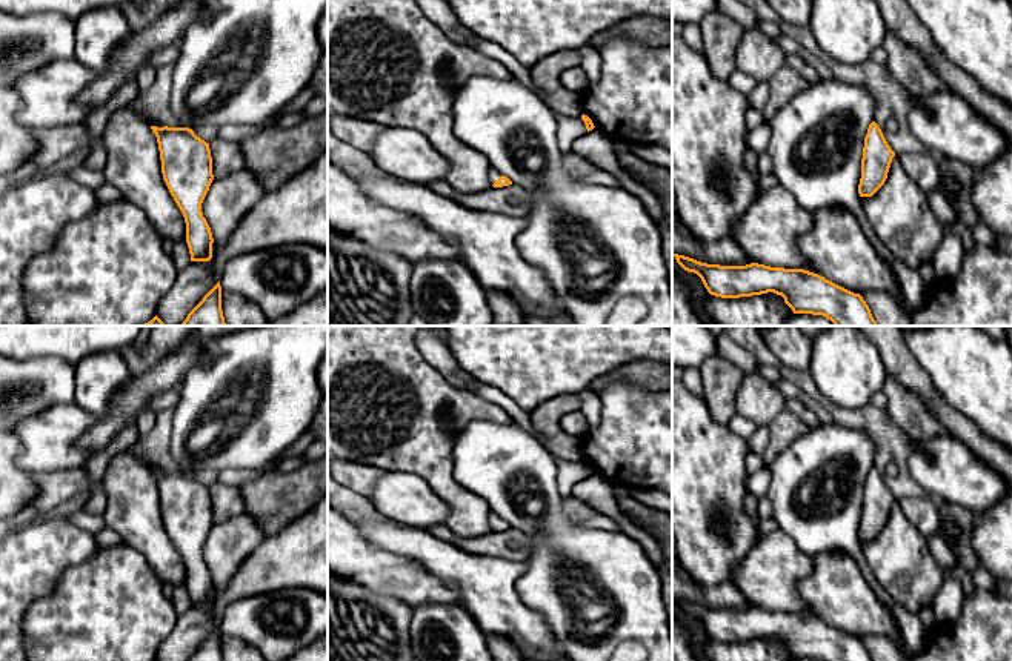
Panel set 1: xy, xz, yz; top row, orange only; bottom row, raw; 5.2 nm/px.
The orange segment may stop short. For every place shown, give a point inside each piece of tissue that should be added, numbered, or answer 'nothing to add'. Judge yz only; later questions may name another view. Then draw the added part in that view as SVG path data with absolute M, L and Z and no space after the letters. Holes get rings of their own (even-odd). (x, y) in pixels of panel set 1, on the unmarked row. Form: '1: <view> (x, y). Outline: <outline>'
nothing to add

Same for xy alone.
nothing to add

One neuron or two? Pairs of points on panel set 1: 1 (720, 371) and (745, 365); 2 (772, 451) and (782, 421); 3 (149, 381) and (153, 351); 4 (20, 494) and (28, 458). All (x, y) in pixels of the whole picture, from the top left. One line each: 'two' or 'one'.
1: two
2: one
3: two
4: two

